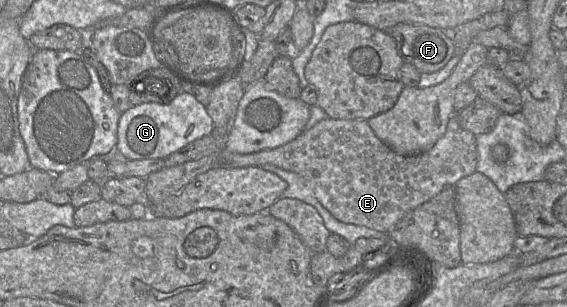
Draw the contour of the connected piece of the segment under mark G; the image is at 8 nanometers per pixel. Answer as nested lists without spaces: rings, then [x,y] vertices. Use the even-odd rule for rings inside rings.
[[[181,92],[169,104],[144,103],[123,112],[117,130],[116,151],[127,160],[165,159],[170,154],[214,131],[214,123],[203,105],[192,94]]]

